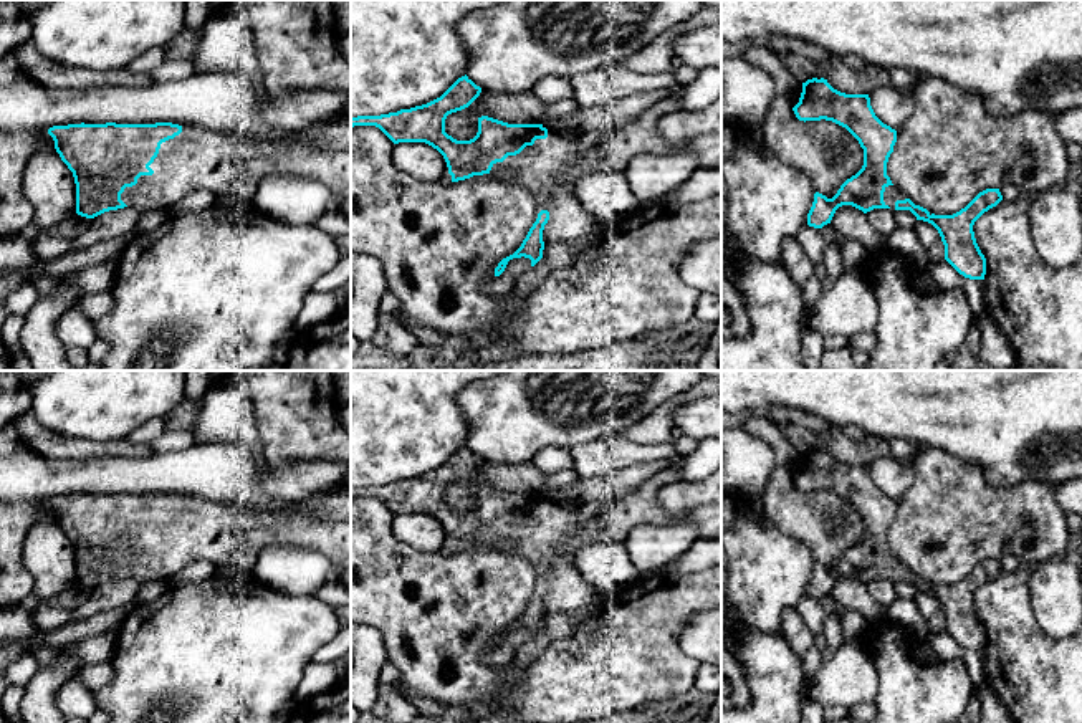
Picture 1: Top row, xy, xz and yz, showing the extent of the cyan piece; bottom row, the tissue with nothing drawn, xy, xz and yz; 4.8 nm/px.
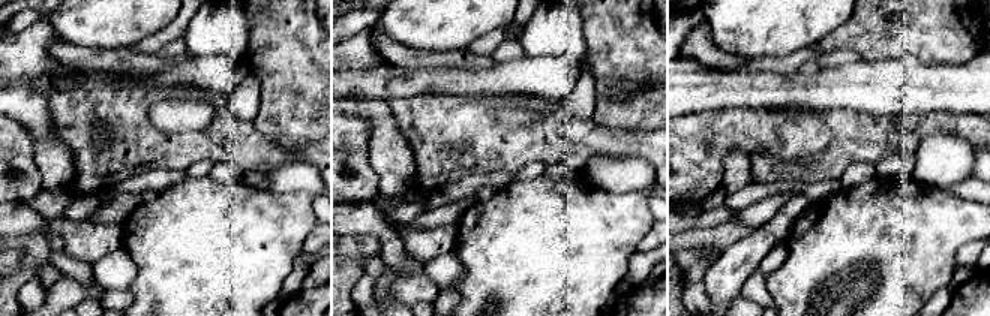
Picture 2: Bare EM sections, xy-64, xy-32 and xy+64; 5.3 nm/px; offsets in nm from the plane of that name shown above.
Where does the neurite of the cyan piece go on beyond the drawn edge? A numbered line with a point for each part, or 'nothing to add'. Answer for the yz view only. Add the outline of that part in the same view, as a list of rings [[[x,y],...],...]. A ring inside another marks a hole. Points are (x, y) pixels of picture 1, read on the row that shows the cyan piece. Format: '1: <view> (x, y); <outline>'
1: yz (892, 192); [[[888,185],[885,187],[883,192],[883,202],[888,205],[892,210],[895,210],[895,202],[897,200],[905,200],[908,199],[897,185]]]

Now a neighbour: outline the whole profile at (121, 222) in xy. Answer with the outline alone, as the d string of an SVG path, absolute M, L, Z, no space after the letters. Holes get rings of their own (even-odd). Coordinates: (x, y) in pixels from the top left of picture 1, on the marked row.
M127 205L94 217L86 232L73 240L73 250L89 248L117 237L131 237L144 212L147 210Z

